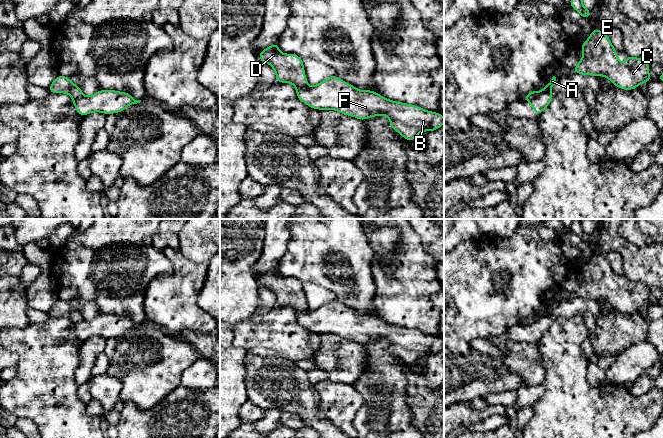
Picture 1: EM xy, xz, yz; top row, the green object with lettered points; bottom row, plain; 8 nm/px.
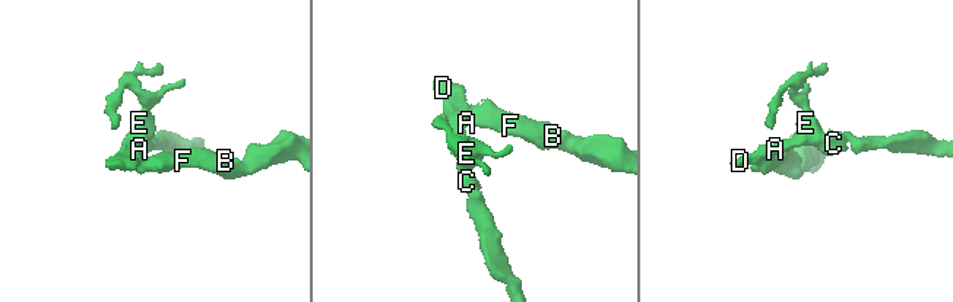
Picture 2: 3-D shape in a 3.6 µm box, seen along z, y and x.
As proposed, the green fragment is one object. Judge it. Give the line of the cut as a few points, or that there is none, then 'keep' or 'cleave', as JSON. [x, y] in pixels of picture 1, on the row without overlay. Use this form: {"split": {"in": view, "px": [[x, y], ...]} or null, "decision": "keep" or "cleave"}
{"split": {"in": "yz", "px": [[541, 317], [526, 325]]}, "decision": "cleave"}

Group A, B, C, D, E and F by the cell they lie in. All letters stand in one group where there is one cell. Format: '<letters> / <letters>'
A C D E / B F

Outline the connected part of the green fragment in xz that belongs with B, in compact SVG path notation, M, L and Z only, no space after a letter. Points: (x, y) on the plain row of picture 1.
M335 299L315 311L307 308L297 321L310 332L332 333L362 345L378 339L388 340L391 352L408 366L416 363L420 356L431 356L444 348L444 341L439 336L434 337L418 330L394 326L375 315L359 315Z

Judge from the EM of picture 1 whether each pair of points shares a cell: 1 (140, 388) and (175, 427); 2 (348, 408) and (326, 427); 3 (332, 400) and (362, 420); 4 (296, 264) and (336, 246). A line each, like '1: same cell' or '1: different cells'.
1: different cells
2: different cells
3: different cells
4: same cell

